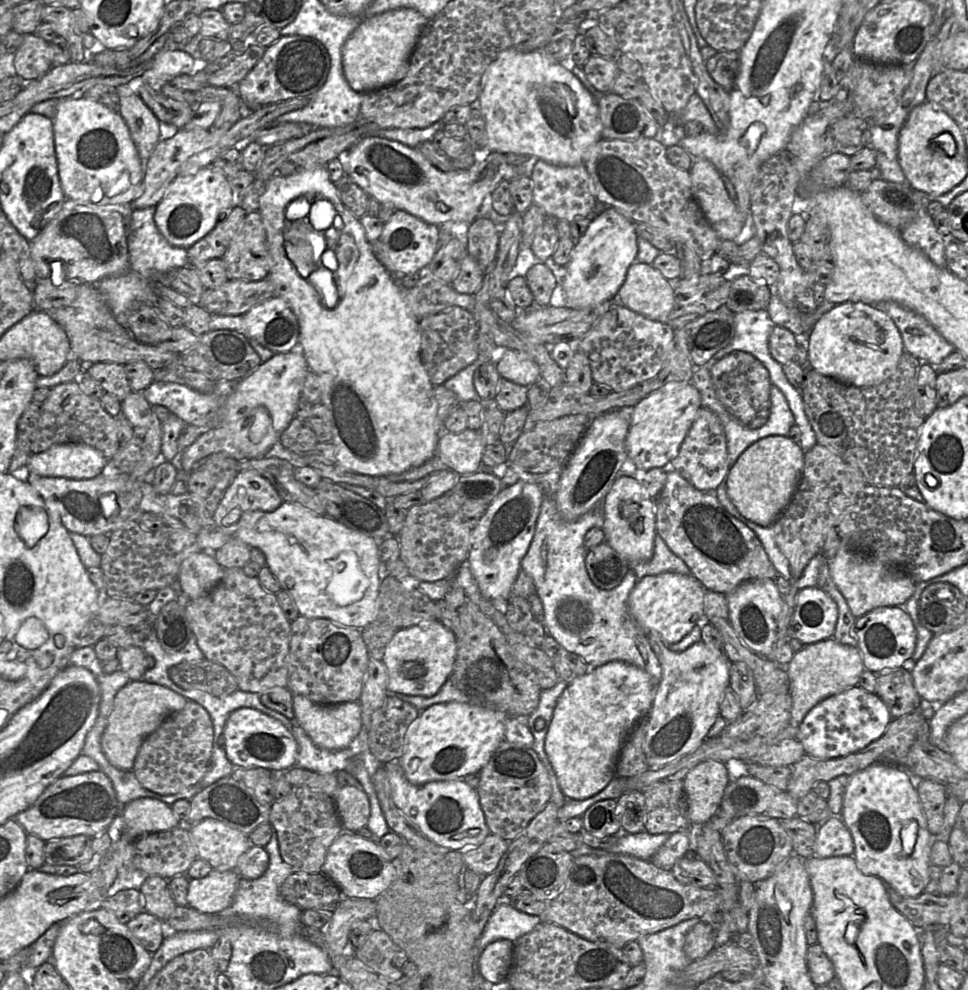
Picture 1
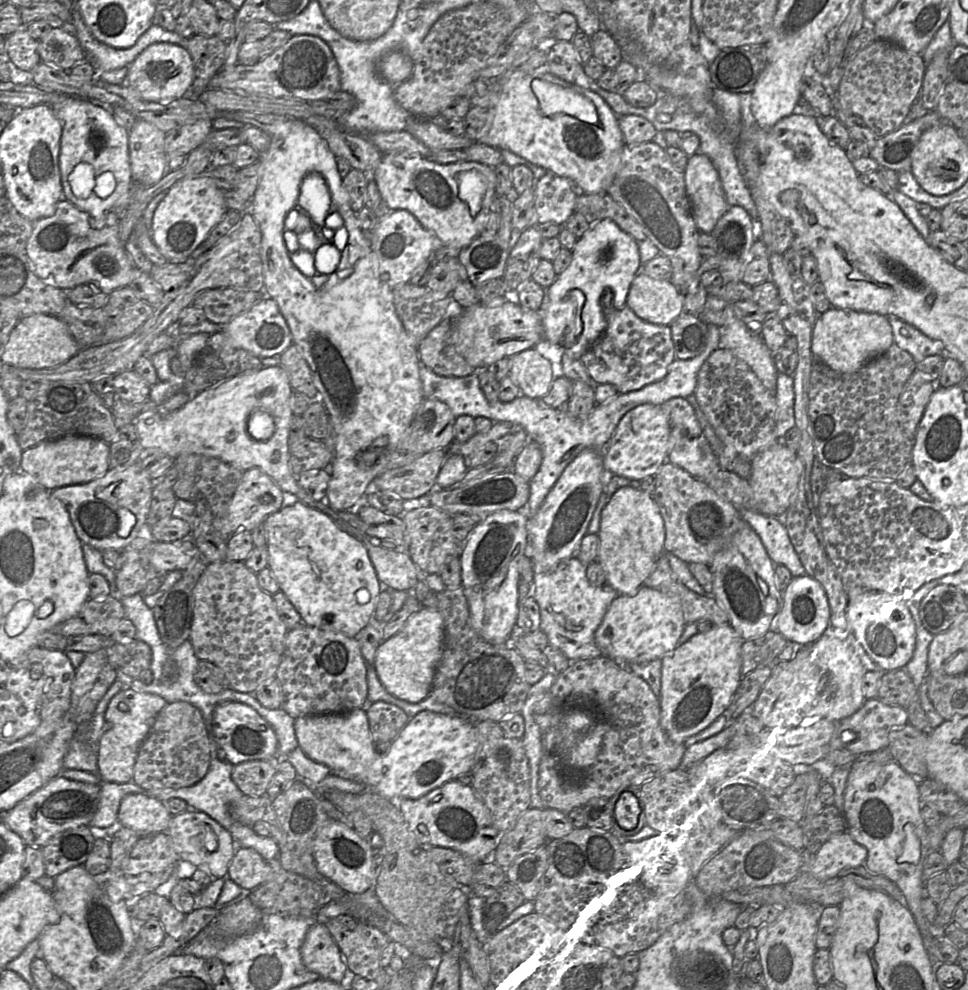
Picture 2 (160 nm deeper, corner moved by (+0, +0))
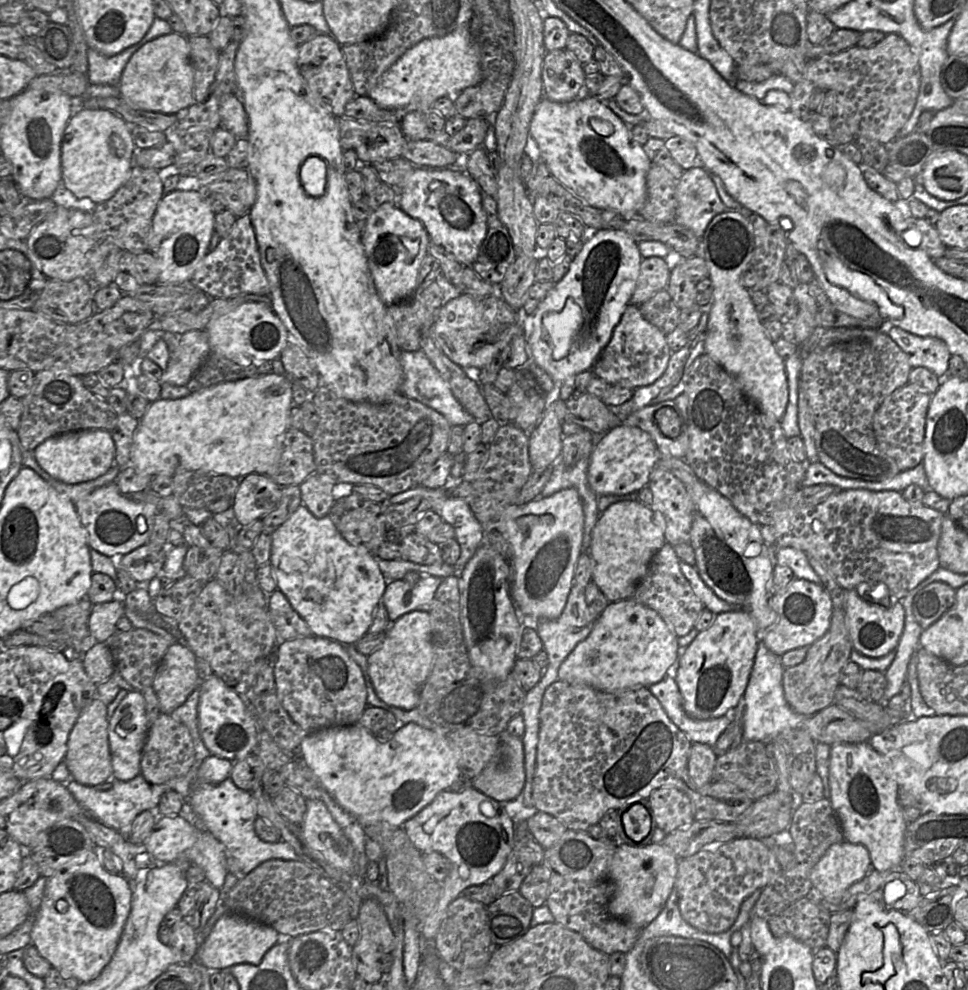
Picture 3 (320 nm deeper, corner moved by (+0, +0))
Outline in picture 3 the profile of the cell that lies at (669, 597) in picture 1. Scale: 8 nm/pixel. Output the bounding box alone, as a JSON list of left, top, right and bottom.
[558,598,678,692]

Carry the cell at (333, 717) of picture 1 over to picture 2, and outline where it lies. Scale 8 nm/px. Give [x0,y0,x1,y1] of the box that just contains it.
[294,708,479,800]

